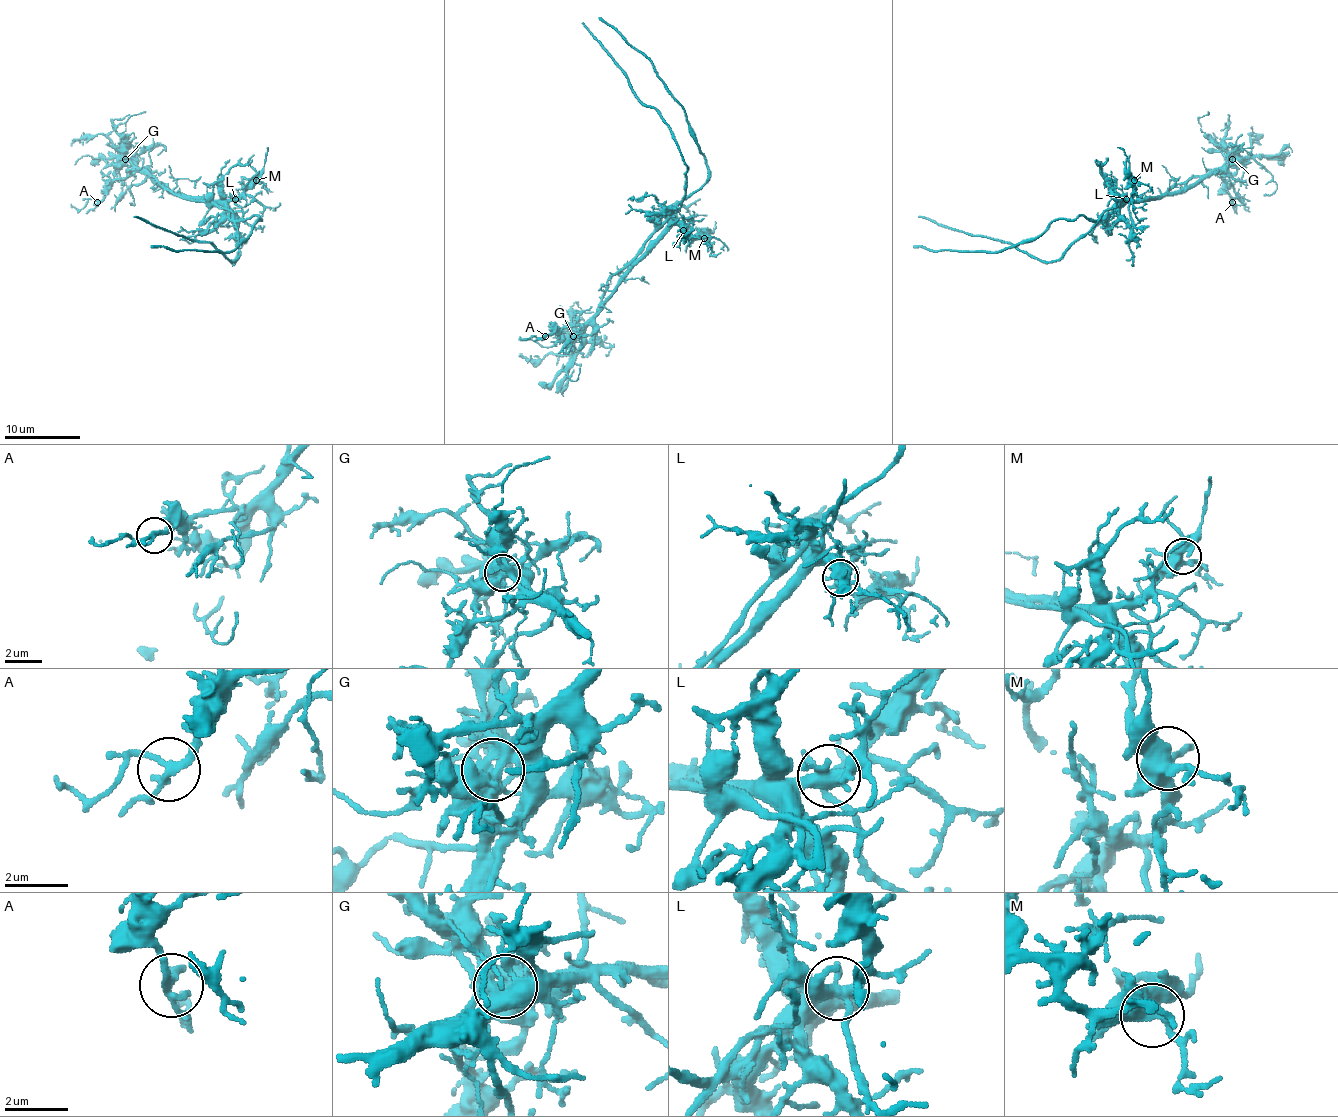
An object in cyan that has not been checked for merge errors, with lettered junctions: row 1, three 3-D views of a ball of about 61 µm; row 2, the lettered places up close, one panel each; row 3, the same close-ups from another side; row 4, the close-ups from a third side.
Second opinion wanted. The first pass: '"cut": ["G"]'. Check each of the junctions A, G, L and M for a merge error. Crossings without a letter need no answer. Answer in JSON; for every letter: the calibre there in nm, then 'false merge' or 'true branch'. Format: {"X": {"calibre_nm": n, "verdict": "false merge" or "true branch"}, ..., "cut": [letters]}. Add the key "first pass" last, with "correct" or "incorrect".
{"A": {"calibre_nm": 200, "verdict": "true branch"}, "G": {"calibre_nm": 500, "verdict": "false merge"}, "L": {"calibre_nm": 400, "verdict": "true branch"}, "M": {"calibre_nm": 480, "verdict": "true branch"}, "cut": ["G"], "first pass": "correct"}

